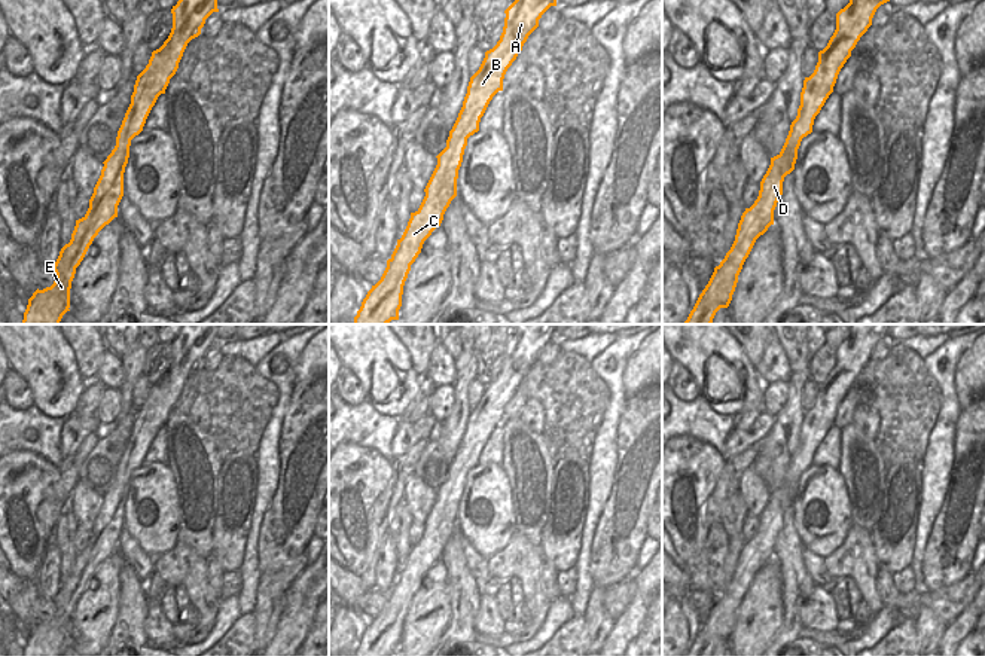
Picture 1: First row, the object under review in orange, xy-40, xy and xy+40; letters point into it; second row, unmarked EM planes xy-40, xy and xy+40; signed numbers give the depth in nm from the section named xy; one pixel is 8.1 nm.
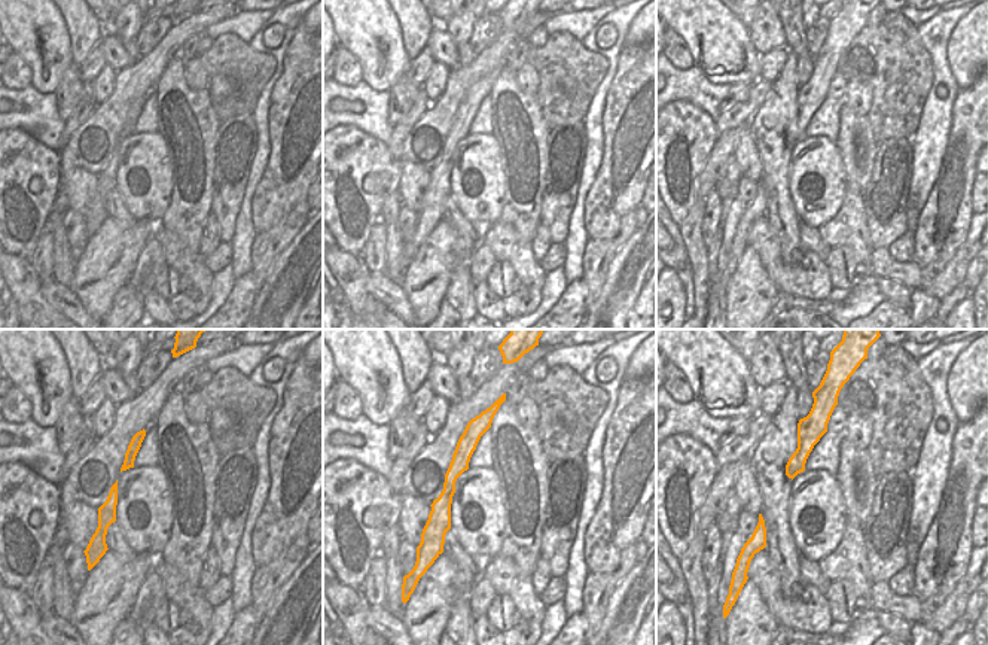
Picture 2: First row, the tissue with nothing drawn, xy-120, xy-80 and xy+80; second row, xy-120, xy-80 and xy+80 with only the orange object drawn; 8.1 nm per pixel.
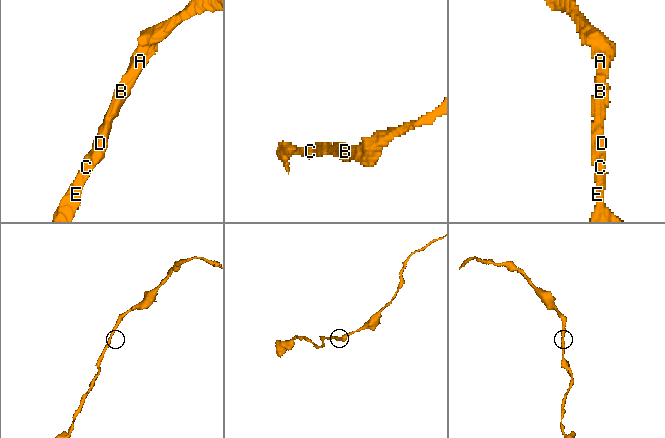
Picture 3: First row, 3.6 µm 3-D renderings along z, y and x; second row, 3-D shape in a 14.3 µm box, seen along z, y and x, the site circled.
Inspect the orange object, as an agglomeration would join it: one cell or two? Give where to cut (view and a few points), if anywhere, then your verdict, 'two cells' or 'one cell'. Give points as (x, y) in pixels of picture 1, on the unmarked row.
no cut; one cell

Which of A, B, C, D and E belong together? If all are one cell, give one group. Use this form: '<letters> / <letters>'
A B C D E

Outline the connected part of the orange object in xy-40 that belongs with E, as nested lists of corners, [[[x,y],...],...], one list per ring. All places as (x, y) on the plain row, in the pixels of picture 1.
[[[183,324],[173,339],[173,361],[164,378],[152,385],[149,397],[137,409],[131,437],[118,464],[116,479],[103,495],[86,547],[76,553],[71,573],[52,599],[57,611],[51,620],[36,623],[28,632],[22,656],[60,656],[70,644],[70,622],[76,601],[83,594],[98,565],[118,550],[123,530],[123,506],[129,491],[131,473],[143,464],[158,430],[165,427],[176,408],[187,376],[201,367],[205,353],[217,342],[219,324]]]

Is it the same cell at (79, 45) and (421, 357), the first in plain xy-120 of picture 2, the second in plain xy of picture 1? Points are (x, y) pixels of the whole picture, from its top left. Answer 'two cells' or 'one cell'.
one cell

